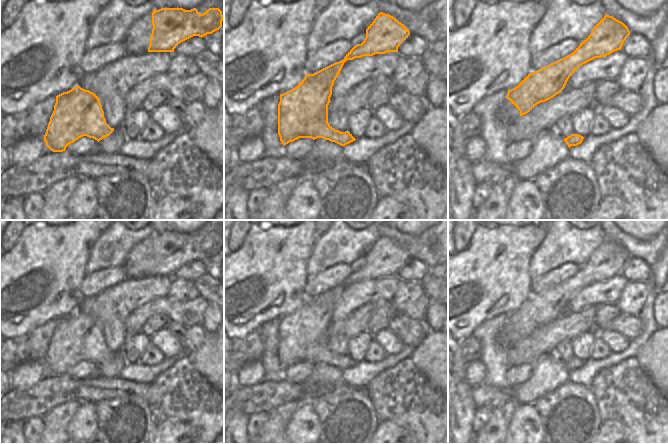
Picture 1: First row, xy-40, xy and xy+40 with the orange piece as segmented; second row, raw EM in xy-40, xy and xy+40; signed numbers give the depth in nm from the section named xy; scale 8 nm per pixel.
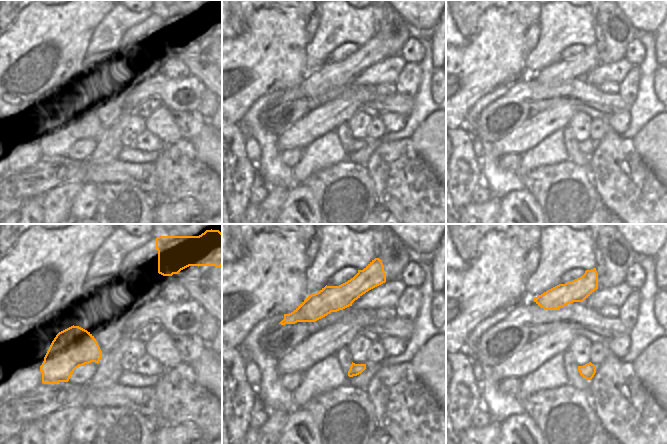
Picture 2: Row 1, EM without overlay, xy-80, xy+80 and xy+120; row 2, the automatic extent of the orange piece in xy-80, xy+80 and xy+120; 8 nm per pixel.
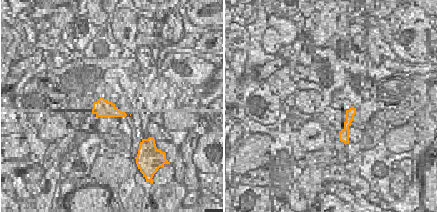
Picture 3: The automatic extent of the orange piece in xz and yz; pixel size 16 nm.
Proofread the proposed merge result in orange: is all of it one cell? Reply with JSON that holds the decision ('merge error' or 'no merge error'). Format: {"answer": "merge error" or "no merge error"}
{"answer": "no merge error"}

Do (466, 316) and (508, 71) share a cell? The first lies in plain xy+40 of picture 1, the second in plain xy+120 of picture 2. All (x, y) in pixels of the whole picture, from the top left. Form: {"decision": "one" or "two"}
{"decision": "one"}

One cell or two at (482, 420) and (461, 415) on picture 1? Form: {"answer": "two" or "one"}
{"answer": "two"}

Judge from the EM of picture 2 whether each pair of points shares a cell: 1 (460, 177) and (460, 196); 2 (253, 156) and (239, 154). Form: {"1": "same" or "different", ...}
{"1": "same", "2": "different"}

